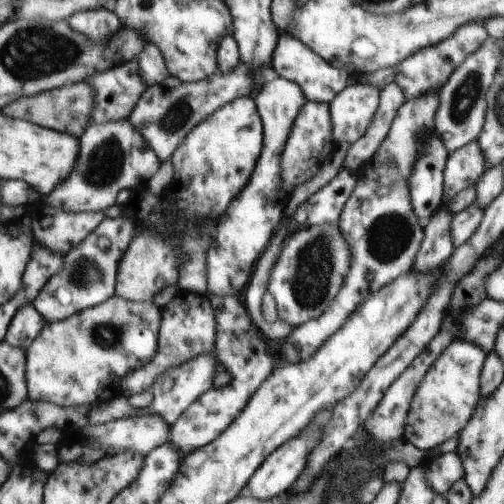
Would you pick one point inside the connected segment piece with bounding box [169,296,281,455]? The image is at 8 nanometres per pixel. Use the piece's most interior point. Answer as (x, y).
(241, 348)

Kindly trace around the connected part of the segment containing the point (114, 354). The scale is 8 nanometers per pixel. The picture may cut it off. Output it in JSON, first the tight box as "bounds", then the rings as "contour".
{"bounds":[26,296,162,407],"contour":[[[114,296],[101,305],[82,310],[62,321],[46,323],[40,336],[26,351],[28,398],[61,407],[75,407],[98,406],[100,402],[118,397],[121,394],[118,390],[120,380],[154,358],[158,350],[160,318],[162,310],[155,302],[136,302]]]}

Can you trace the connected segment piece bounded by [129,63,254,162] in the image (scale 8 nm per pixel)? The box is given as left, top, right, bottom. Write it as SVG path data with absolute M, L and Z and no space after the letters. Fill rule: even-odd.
M240 63L230 72L217 70L212 76L201 81L180 82L178 78L168 78L164 83L148 87L144 96L138 101L137 108L129 116L136 130L141 131L145 141L160 156L161 162L170 161L176 148L188 132L208 116L235 98L248 97L254 88L254 78L246 64Z

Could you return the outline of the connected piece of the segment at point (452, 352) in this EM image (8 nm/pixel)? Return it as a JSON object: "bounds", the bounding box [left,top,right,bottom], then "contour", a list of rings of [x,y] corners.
{"bounds":[404,339,487,451],"contour":[[[454,339],[432,363],[414,393],[406,416],[404,438],[422,451],[430,451],[465,430],[480,400],[480,375],[487,352],[466,340]]]}

